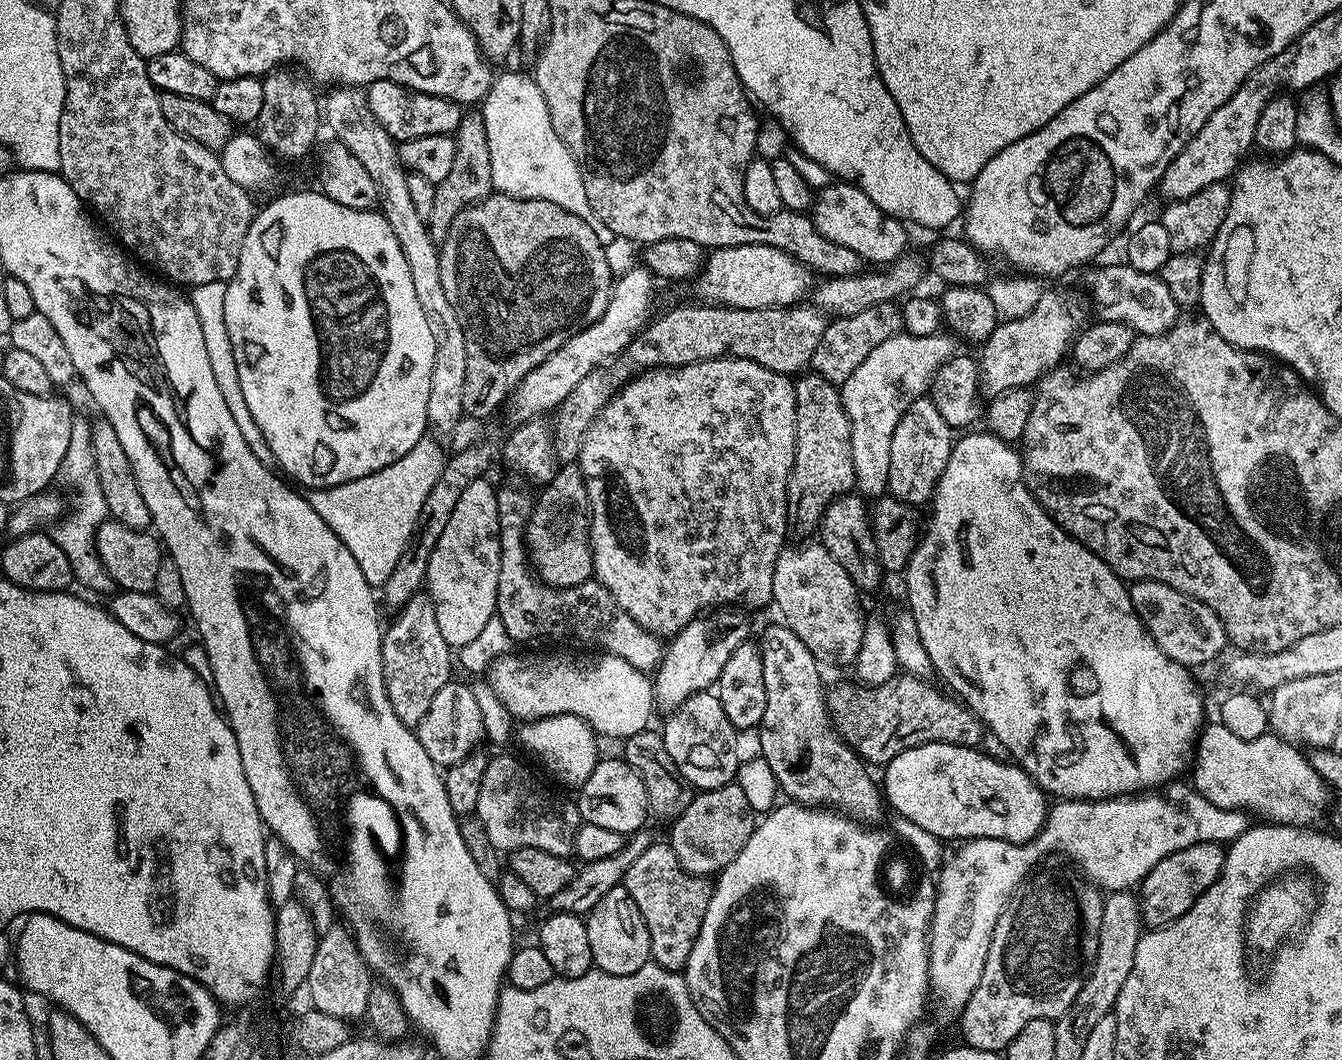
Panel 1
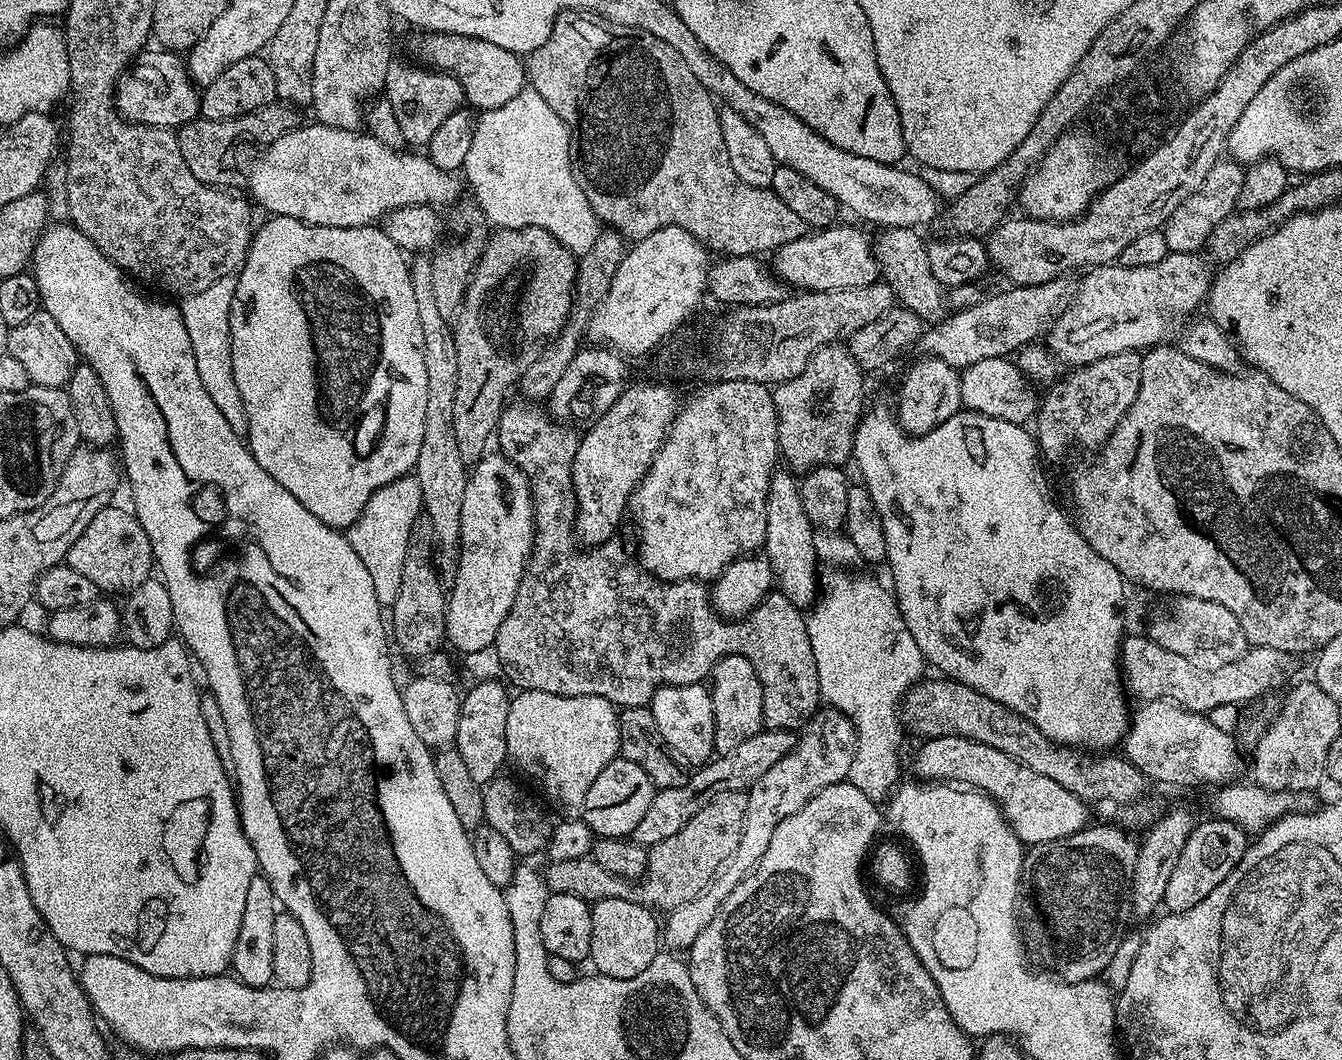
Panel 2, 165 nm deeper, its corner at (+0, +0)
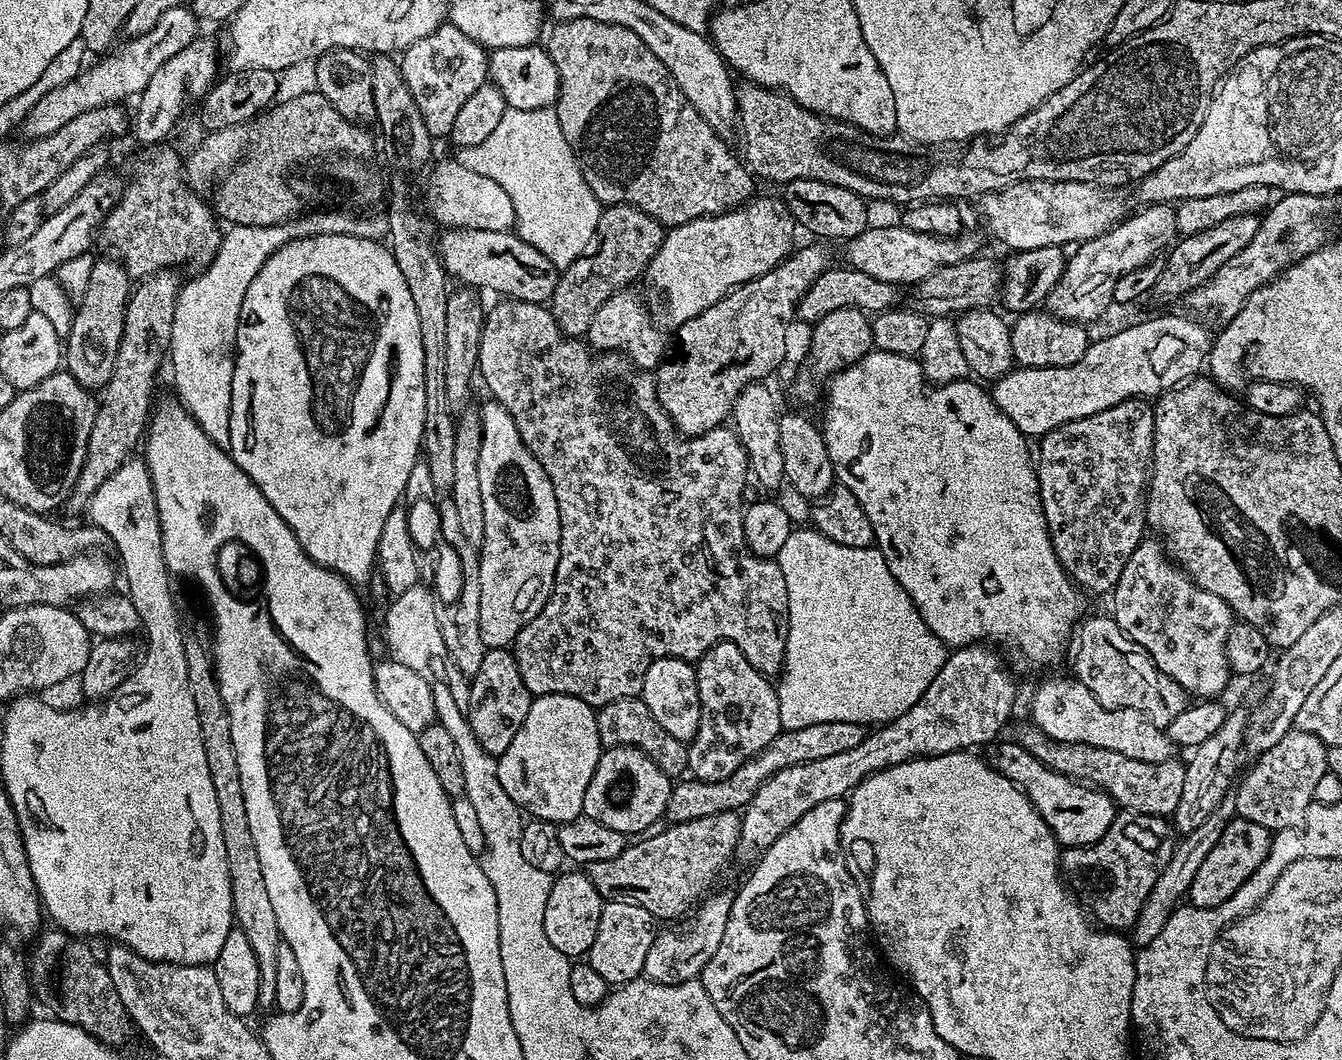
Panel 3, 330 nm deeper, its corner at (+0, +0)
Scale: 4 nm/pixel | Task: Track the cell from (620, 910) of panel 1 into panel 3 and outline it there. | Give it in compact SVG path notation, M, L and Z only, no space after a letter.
M610 900L605 903L602 910L602 918L598 918L598 934L594 934L594 946L590 946L586 962L606 978L610 986L628 984L632 980L641 979L644 976L646 966L646 954L654 942L658 931L658 921L650 914L650 910L642 910L642 906L631 904L628 900Z

